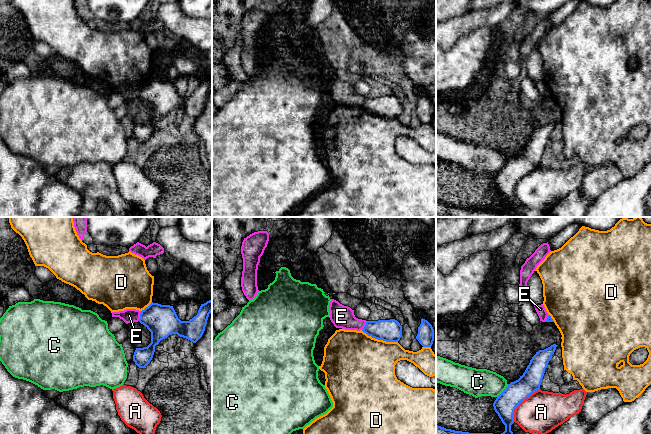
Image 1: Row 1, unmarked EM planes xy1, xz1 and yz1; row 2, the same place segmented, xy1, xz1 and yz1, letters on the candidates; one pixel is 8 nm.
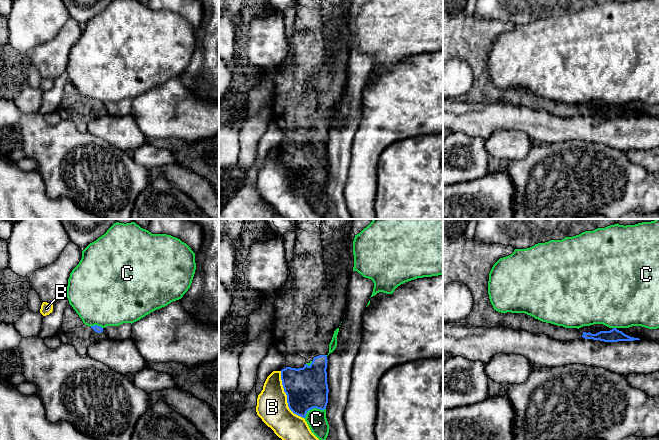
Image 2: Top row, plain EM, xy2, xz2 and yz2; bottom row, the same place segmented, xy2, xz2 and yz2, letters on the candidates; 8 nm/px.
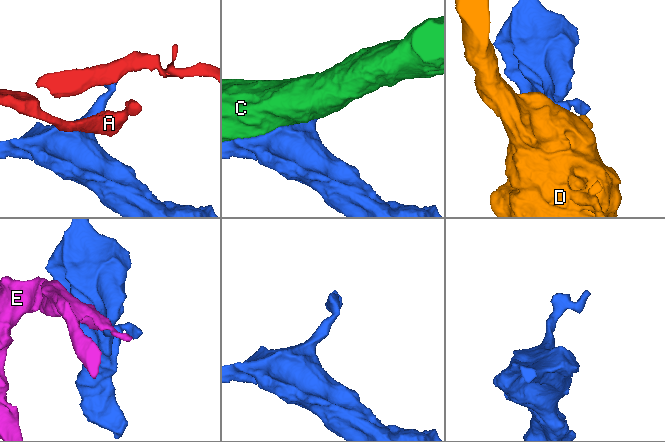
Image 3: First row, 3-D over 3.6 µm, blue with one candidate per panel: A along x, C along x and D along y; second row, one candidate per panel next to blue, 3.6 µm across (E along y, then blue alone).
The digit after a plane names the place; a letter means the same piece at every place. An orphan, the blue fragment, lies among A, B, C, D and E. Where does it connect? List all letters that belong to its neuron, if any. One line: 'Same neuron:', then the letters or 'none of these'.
Same neuron: none of these

